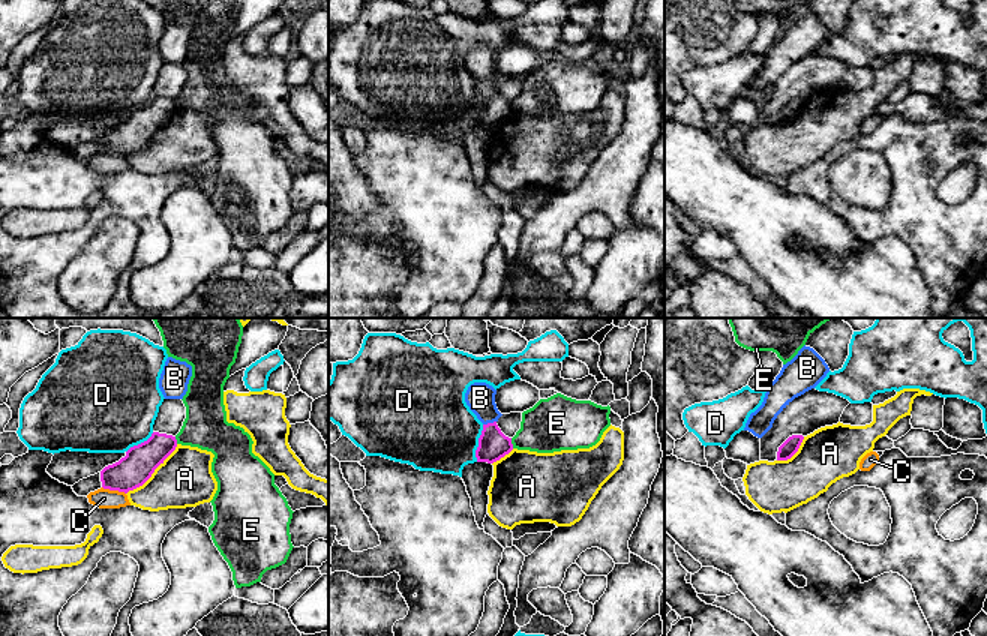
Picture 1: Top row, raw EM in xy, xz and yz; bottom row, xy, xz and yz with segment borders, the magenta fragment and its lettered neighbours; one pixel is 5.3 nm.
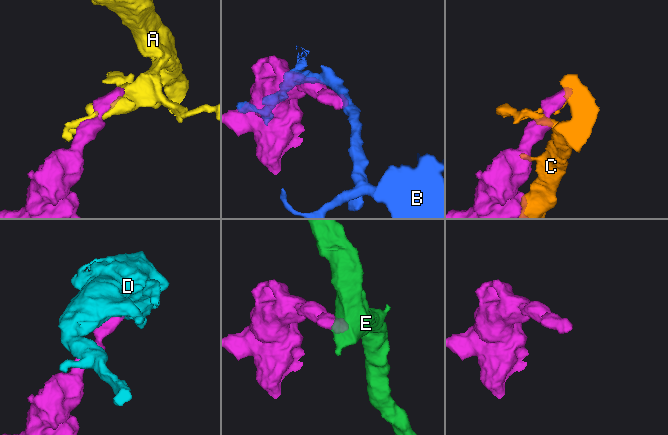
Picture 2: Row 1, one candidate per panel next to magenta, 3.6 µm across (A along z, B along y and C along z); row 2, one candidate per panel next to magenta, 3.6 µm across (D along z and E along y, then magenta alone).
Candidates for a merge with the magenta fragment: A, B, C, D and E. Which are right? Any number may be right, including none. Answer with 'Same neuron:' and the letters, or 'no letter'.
Same neuron: no letter

